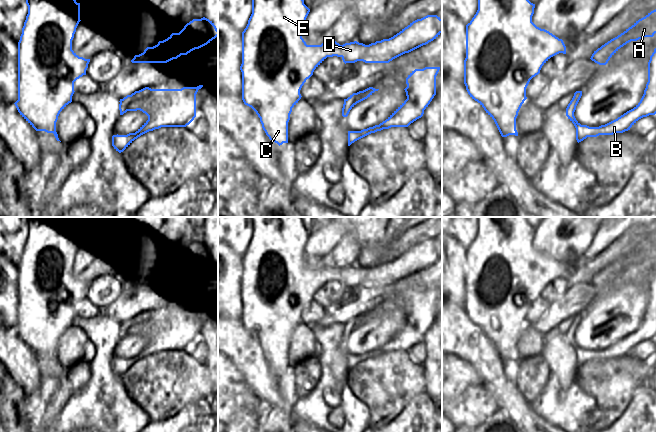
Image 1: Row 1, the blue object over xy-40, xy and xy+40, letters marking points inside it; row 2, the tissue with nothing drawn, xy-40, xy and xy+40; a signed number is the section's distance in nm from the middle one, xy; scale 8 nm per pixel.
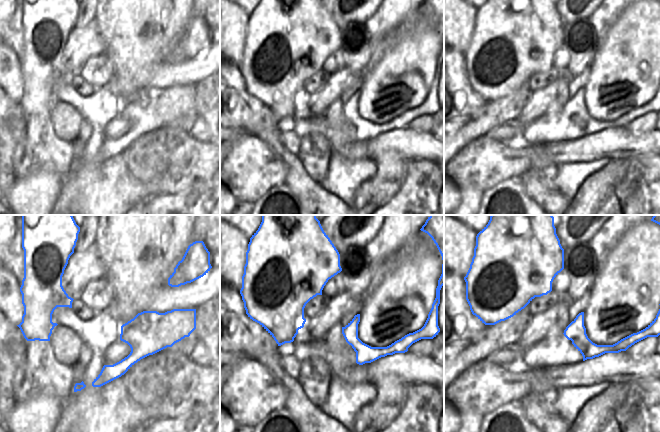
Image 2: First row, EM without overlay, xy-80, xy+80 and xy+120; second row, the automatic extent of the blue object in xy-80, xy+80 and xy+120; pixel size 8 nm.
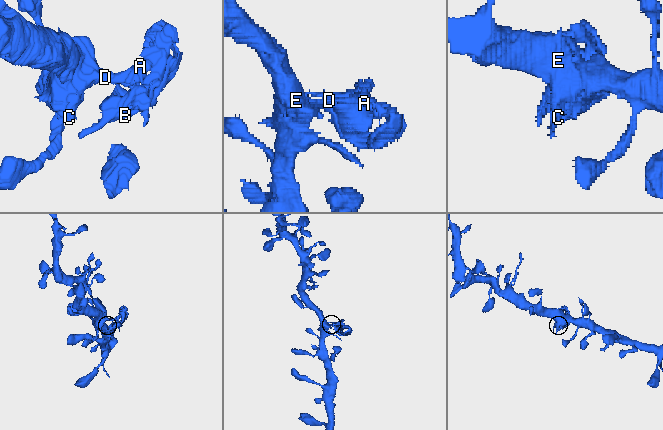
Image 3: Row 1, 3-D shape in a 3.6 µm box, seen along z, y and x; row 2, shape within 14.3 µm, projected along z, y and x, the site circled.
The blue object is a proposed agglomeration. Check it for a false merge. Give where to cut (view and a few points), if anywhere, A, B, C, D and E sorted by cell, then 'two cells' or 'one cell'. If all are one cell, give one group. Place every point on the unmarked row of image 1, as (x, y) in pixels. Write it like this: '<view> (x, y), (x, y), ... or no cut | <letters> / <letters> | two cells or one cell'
xy (339, 269), (339, 275), (342, 280) | A B D / C E | two cells

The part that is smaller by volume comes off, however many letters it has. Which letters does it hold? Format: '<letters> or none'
A, B, D

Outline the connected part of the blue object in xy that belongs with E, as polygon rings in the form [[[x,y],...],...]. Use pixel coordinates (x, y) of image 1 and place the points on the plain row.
[[[252,217],[252,238],[248,244],[248,248],[244,255],[242,256],[242,288],[240,294],[242,296],[242,324],[245,329],[251,331],[258,341],[262,348],[262,352],[265,355],[269,363],[279,370],[283,367],[288,367],[288,346],[290,344],[290,338],[292,332],[298,327],[301,323],[300,314],[307,303],[309,303],[314,294],[327,282],[327,281],[342,281],[340,276],[340,268],[337,267],[331,261],[327,261],[326,264],[321,269],[307,269],[302,258],[304,256],[304,248],[306,242],[310,236],[310,233],[304,228],[304,224],[300,217]]]

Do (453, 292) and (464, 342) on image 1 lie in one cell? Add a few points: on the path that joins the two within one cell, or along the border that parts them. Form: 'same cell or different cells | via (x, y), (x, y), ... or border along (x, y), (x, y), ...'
different cells | border along (452, 302), (463, 307)

